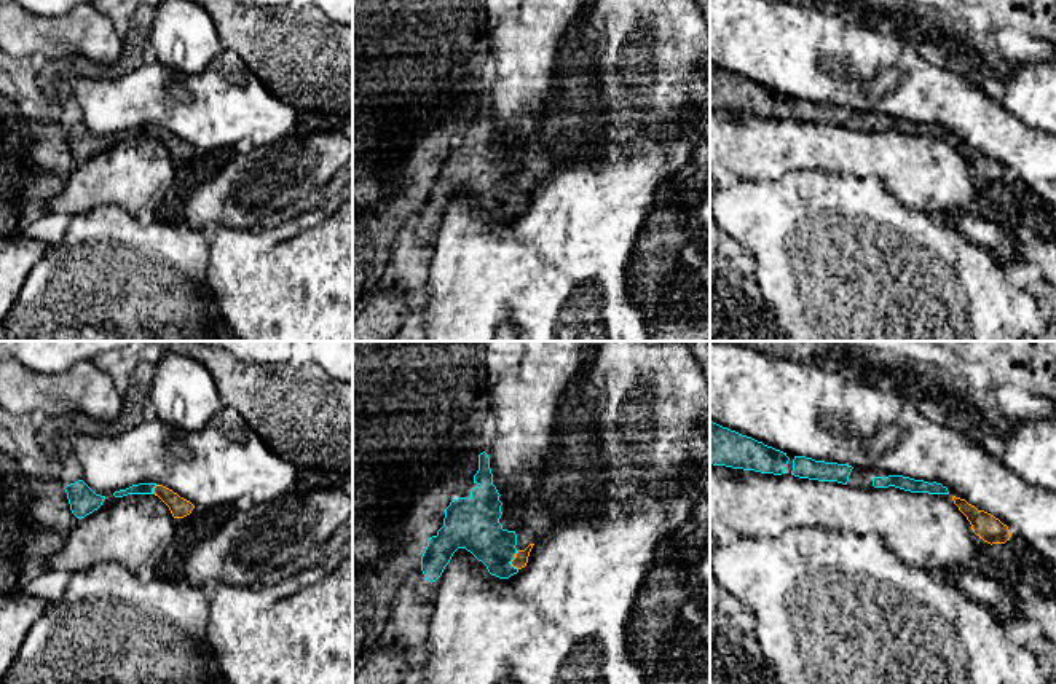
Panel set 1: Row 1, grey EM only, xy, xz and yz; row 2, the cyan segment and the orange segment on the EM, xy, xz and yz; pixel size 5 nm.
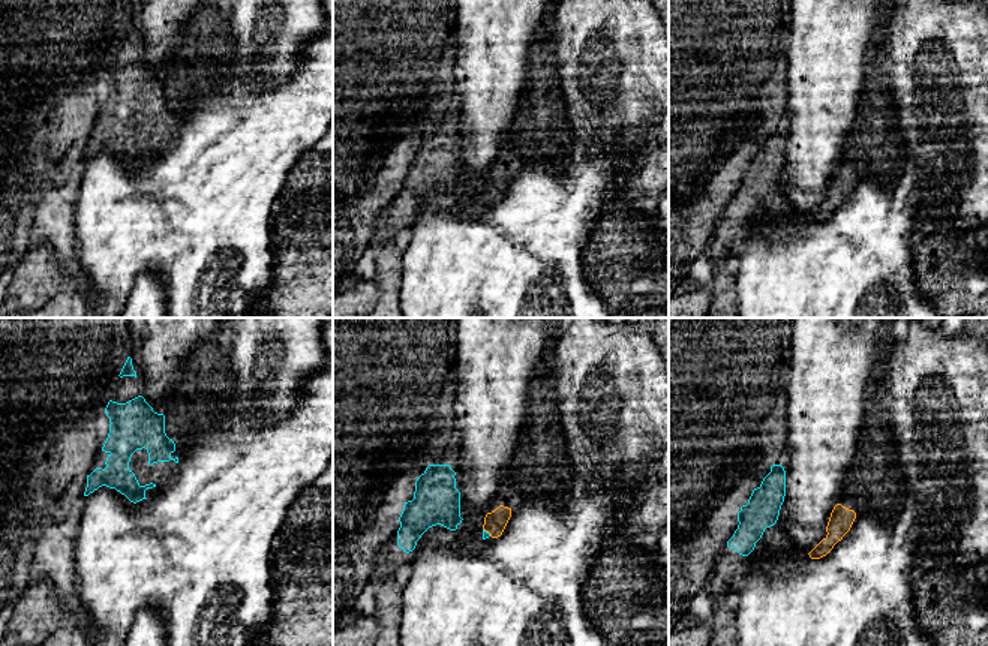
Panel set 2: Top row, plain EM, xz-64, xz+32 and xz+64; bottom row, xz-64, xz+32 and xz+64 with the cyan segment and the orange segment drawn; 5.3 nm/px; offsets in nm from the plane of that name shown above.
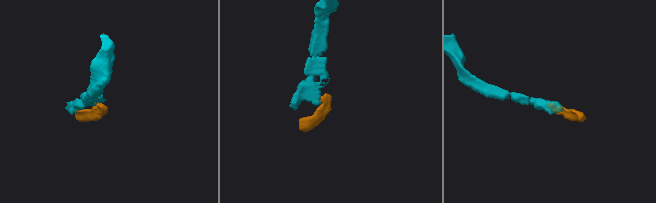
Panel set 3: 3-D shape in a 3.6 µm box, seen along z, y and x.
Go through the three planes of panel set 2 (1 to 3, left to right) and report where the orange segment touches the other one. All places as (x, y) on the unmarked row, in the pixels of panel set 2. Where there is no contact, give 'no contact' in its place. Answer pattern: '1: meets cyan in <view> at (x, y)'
1: no contact
2: meets cyan in xz+32 at (488, 197)
3: no contact

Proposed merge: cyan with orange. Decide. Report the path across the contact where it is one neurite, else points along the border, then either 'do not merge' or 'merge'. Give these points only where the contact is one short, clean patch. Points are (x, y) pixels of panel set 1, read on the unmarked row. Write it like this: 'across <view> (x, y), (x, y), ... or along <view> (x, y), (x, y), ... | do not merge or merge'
across xz (476, 169), (512, 201), (520, 203) | merge

